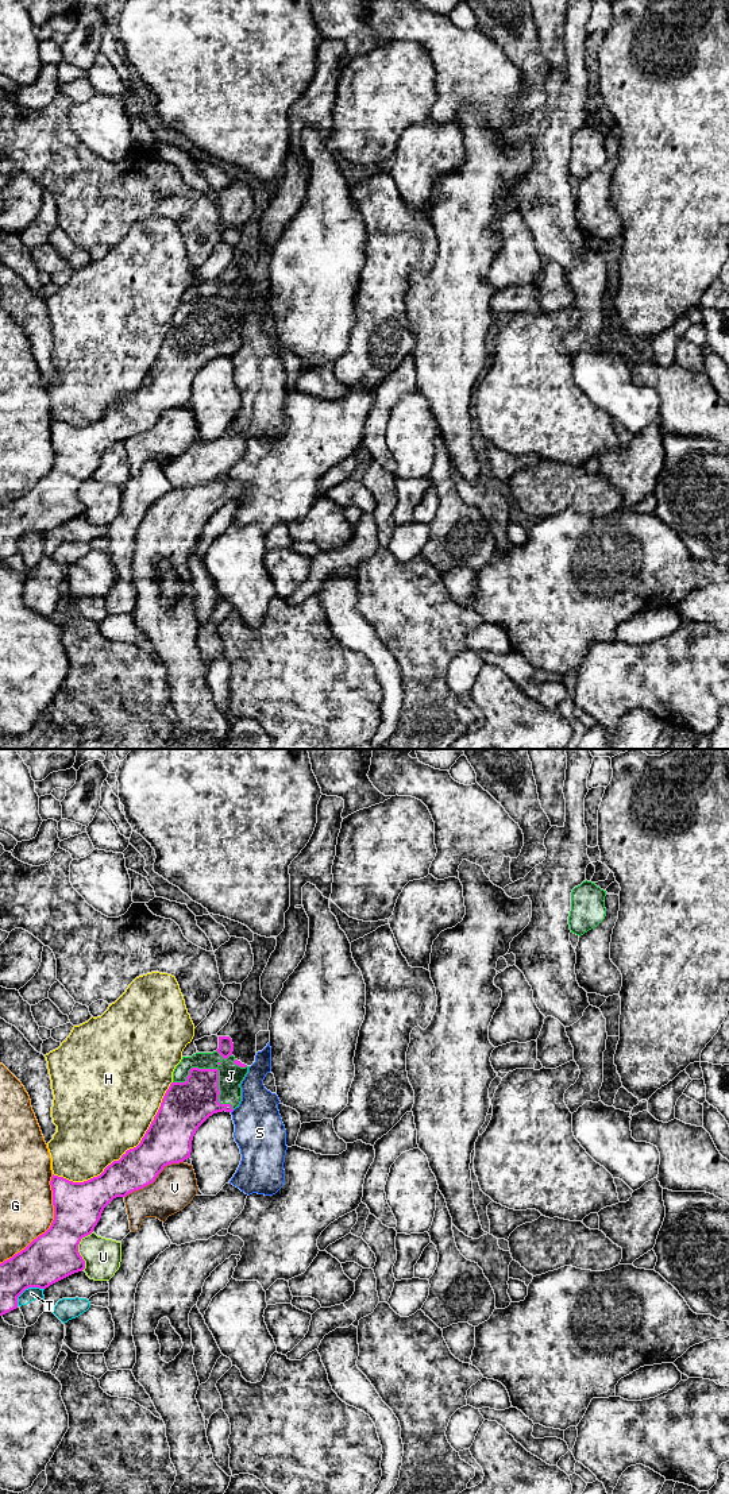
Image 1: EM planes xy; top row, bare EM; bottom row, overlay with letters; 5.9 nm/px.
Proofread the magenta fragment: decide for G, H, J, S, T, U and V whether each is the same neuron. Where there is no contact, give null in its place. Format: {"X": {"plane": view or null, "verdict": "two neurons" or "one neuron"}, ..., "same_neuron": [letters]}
{"G": {"plane": "xy", "verdict": "two neurons"}, "H": {"plane": "xy", "verdict": "two neurons"}, "J": {"plane": "xy", "verdict": "one neuron"}, "S": {"plane": null, "verdict": "two neurons"}, "T": {"plane": "xy", "verdict": "two neurons"}, "U": {"plane": "xy", "verdict": "two neurons"}, "V": {"plane": "xy", "verdict": "two neurons"}, "same_neuron": ["J"]}

